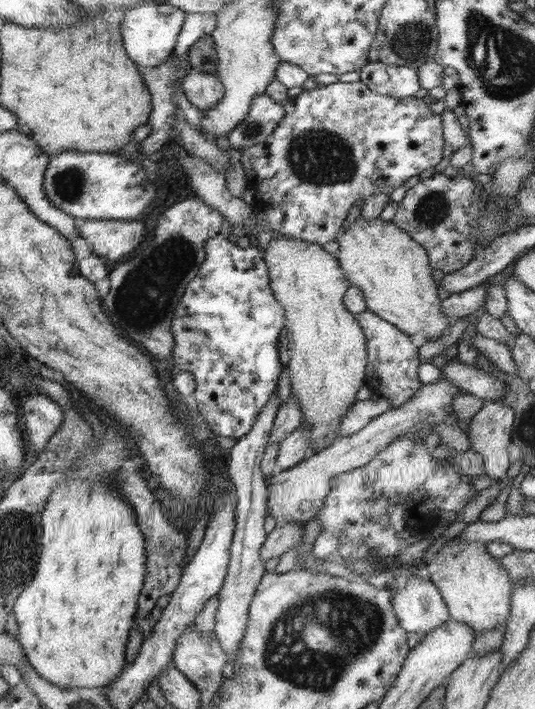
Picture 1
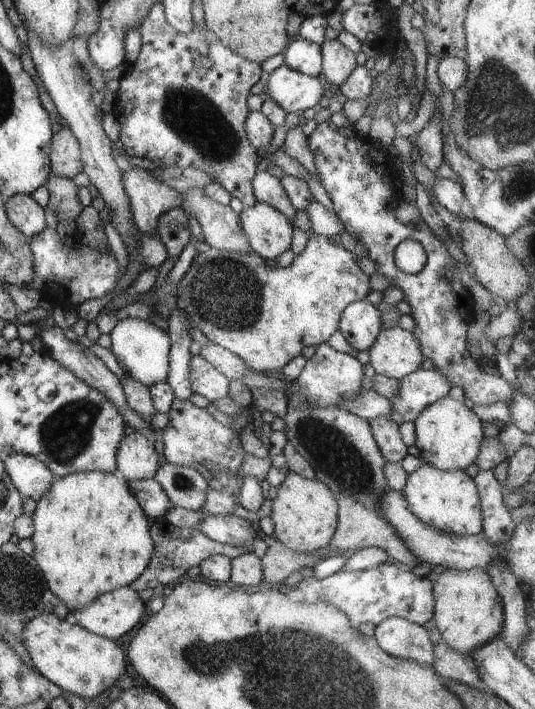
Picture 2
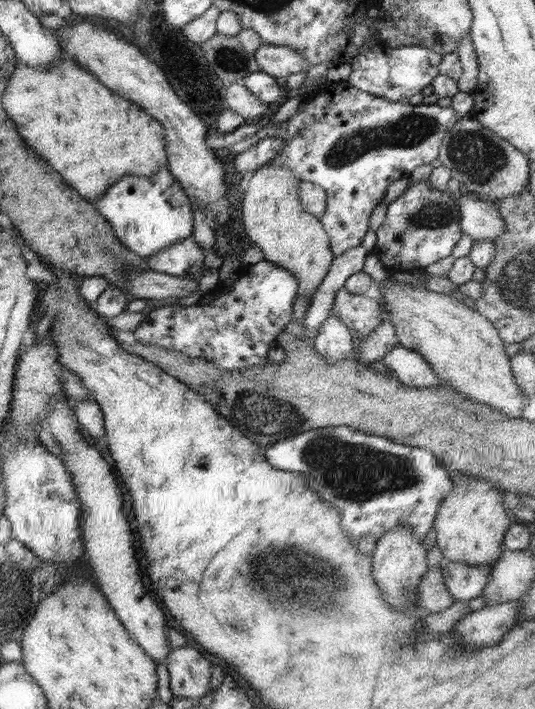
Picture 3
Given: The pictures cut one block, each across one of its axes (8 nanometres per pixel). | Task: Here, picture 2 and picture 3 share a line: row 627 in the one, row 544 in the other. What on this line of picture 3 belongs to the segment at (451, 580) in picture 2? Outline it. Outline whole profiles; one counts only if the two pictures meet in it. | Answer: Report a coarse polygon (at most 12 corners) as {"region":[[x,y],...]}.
{"region":[[466,478],[433,528],[445,561],[496,564],[513,522],[503,493]]}

